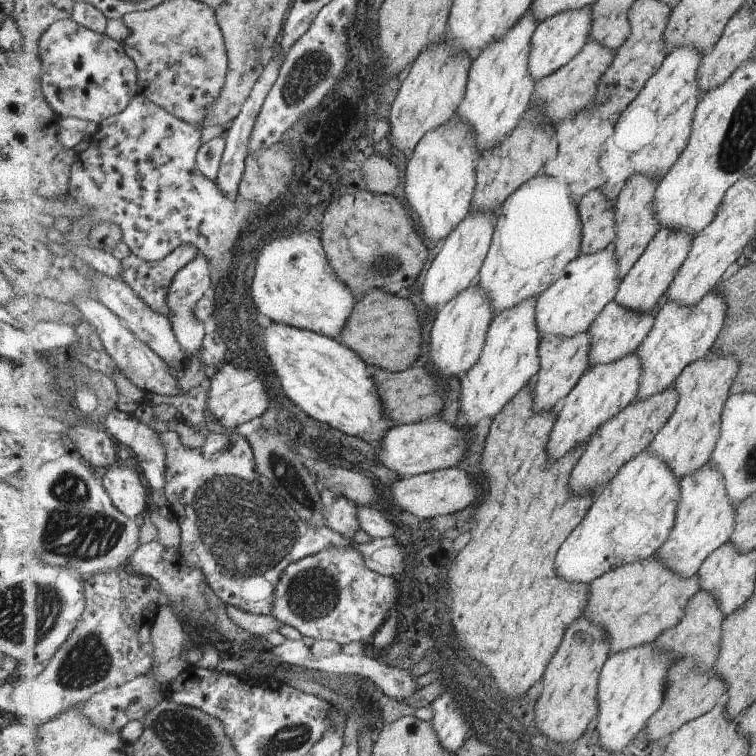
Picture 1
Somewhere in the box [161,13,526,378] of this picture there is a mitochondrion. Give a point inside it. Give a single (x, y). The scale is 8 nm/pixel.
(310, 69)

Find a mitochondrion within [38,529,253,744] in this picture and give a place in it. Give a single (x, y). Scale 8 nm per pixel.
(89, 663)

